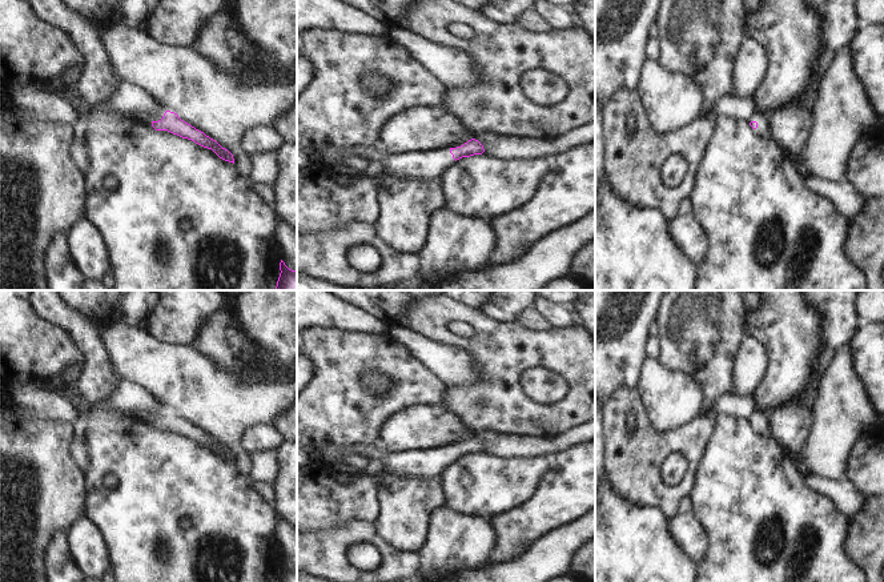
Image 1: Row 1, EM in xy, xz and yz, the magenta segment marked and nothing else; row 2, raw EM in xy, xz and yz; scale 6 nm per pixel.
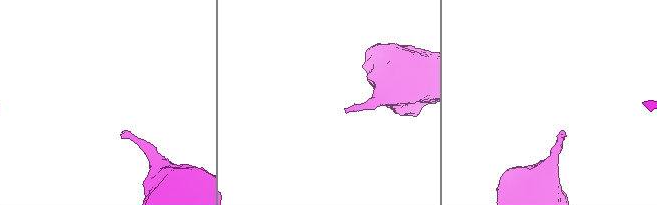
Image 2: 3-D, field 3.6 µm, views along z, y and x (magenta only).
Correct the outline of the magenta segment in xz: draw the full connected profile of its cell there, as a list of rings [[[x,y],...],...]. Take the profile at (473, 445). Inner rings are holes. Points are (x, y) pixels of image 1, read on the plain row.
[[[471,437],[461,445],[442,445],[423,450],[401,450],[398,453],[381,453],[382,471],[399,477],[441,477],[447,465],[462,455],[482,453],[483,443]]]

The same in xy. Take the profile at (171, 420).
[[[166,409],[161,418],[145,413],[129,414],[150,428],[160,429],[161,432],[173,432],[182,437],[192,438],[204,446],[212,447],[220,457],[234,462],[233,453],[228,447],[222,446],[204,430],[181,418],[174,410]]]

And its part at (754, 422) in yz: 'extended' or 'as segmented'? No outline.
extended

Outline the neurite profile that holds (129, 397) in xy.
[[[120,381],[116,392],[93,406],[121,413],[145,413],[161,418],[166,408],[161,406],[141,385]]]

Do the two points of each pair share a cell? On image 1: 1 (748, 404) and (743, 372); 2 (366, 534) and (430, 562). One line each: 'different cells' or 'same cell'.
1: different cells
2: different cells

